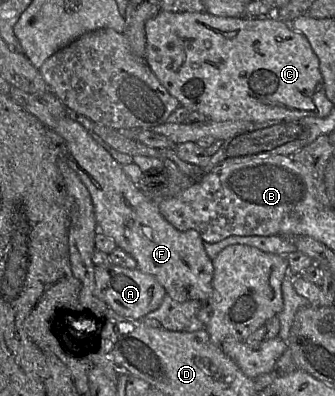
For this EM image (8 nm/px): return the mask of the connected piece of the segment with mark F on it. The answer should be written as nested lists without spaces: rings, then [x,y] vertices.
[[[66,116],[59,120],[55,128],[67,142],[67,162],[87,187],[93,202],[98,231],[112,238],[117,247],[122,248],[137,261],[137,268],[155,276],[167,293],[178,302],[188,300],[206,301],[213,292],[213,260],[204,248],[200,234],[193,229],[180,231],[161,214],[158,202],[142,191],[123,171],[118,163],[102,146],[96,143],[88,130],[80,123]]]

